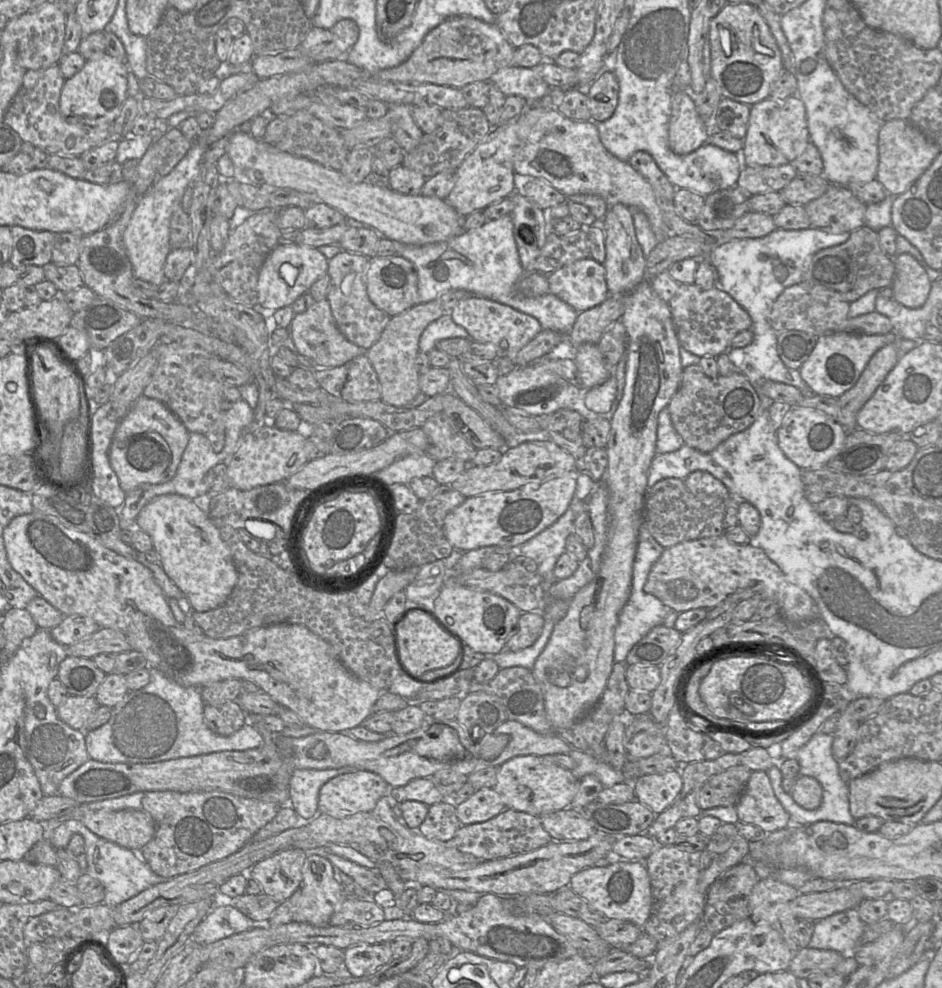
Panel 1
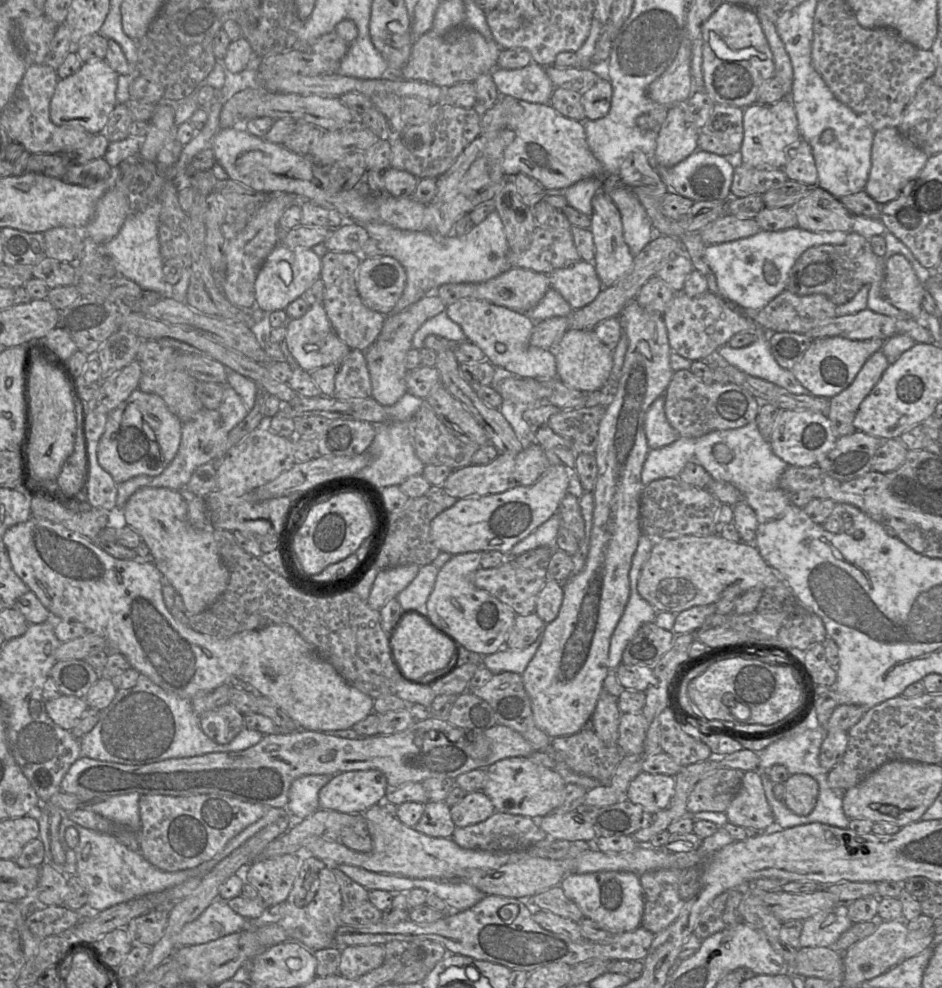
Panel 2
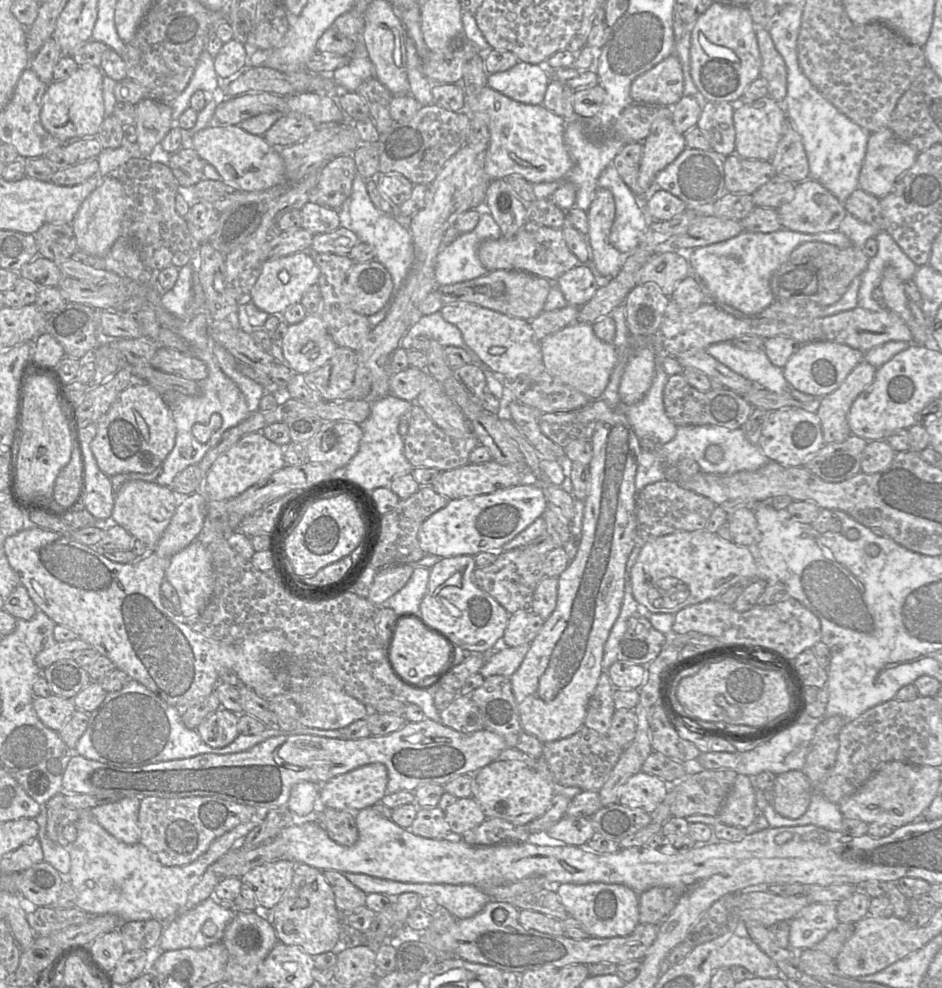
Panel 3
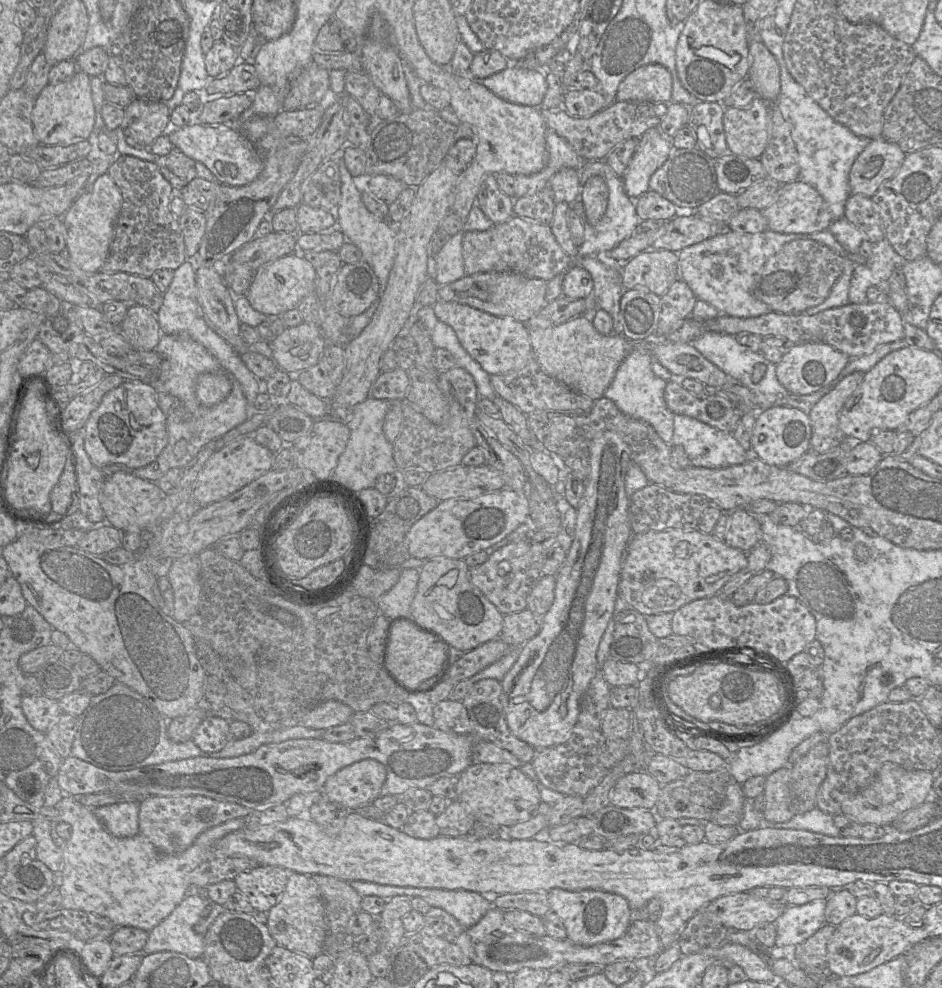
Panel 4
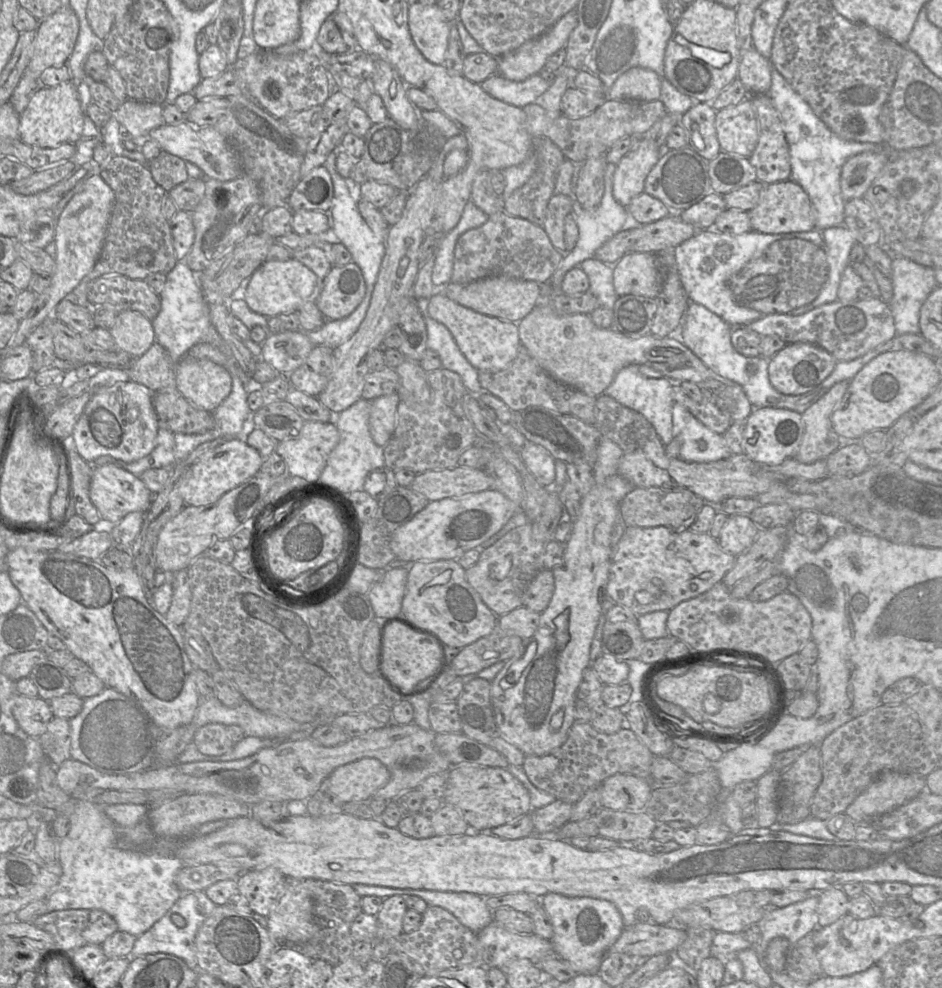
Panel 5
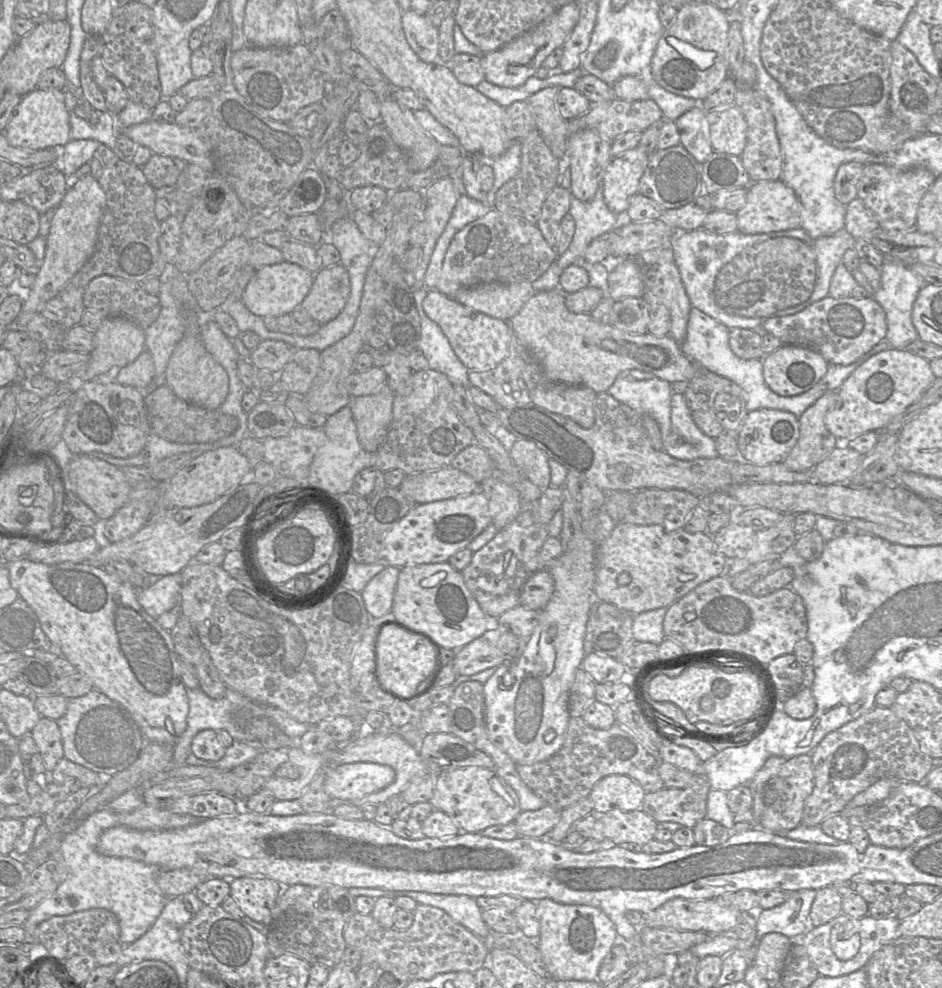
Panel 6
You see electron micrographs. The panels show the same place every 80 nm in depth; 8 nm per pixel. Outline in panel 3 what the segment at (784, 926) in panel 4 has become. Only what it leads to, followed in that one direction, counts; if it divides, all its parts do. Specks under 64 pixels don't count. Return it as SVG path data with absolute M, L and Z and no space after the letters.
M810 903L790 921L789 944L792 950L814 948L839 921L837 903Z

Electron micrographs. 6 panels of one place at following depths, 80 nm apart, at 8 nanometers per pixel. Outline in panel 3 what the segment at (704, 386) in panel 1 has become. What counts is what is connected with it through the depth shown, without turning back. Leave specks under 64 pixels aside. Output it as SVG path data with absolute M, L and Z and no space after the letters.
M683 374L669 376L663 391L663 403L667 416L677 426L720 426L729 430L742 427L753 407L738 393L728 388L701 392L685 380Z

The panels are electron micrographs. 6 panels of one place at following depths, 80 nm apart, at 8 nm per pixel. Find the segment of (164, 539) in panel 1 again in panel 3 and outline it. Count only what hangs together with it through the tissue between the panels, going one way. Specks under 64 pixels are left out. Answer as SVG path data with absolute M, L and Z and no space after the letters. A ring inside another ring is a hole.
M130 480L116 492L111 516L135 539L141 540L148 548L154 549L175 513L178 495L184 494L175 493L168 486L143 480ZM195 540L175 553L164 578L177 591L182 614L185 617L199 614L210 600L215 582L206 544Z

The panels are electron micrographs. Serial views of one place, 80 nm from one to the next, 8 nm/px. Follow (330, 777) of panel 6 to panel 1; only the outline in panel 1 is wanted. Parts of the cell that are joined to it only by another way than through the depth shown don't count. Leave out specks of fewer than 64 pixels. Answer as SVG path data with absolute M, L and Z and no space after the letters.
M366 770L340 774L322 785L319 791L319 813L345 817L371 812L390 789L378 774Z

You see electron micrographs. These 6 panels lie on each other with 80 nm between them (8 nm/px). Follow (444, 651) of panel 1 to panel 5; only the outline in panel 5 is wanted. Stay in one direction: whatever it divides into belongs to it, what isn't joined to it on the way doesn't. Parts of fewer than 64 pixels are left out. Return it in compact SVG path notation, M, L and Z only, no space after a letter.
M393 622L382 635L380 675L389 687L410 693L418 682L436 670L440 657L441 648L432 637L415 632L400 622Z

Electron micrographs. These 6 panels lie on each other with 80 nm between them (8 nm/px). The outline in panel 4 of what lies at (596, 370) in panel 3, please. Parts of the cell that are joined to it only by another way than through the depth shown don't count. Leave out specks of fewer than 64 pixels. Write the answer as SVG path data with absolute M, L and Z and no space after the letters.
M588 314L545 329L530 330L529 336L539 367L555 380L593 401L603 397L618 367L633 349L632 341L621 334L600 334Z

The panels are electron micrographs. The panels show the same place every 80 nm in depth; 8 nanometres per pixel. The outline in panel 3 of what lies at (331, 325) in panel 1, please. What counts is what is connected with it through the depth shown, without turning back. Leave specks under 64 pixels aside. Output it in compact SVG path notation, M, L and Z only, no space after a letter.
M307 314L301 322L288 325L282 339L287 365L303 375L324 366L337 347L320 315Z

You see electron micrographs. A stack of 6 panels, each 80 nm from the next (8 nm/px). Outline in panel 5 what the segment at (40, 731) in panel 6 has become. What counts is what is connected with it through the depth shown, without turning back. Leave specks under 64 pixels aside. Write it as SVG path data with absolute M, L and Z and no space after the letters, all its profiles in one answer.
M53 717L46 730L37 738L44 750L46 758L58 767L70 757L71 733L69 719Z

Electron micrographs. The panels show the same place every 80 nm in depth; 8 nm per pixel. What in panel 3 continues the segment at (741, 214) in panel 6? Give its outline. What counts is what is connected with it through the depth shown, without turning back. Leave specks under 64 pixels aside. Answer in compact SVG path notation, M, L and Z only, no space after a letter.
M811 178L796 183L792 200L777 208L782 229L801 233L838 231L840 223L848 214L841 203L828 189Z

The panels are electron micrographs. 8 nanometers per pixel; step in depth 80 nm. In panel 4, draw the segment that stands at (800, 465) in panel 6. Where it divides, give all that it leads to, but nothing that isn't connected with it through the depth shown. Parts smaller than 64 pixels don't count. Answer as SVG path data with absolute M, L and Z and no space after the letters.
M864 372L847 375L807 410L811 426L809 452L826 453L845 438L839 426L839 412L863 378Z

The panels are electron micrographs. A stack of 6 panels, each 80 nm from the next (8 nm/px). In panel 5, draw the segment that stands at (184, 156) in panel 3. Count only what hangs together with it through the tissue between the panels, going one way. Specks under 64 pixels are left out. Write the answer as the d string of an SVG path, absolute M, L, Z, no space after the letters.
M165 151L148 163L148 169L154 181L167 192L189 179L186 161Z

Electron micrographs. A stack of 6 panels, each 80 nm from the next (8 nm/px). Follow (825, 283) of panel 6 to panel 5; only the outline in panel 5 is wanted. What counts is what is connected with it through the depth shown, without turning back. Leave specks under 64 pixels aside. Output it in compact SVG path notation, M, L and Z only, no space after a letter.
M843 224L822 231L823 248L829 264L828 280L817 298L809 304L791 310L788 314L803 315L809 311L838 300L837 293L844 269L850 264L849 254L855 243L855 237Z

